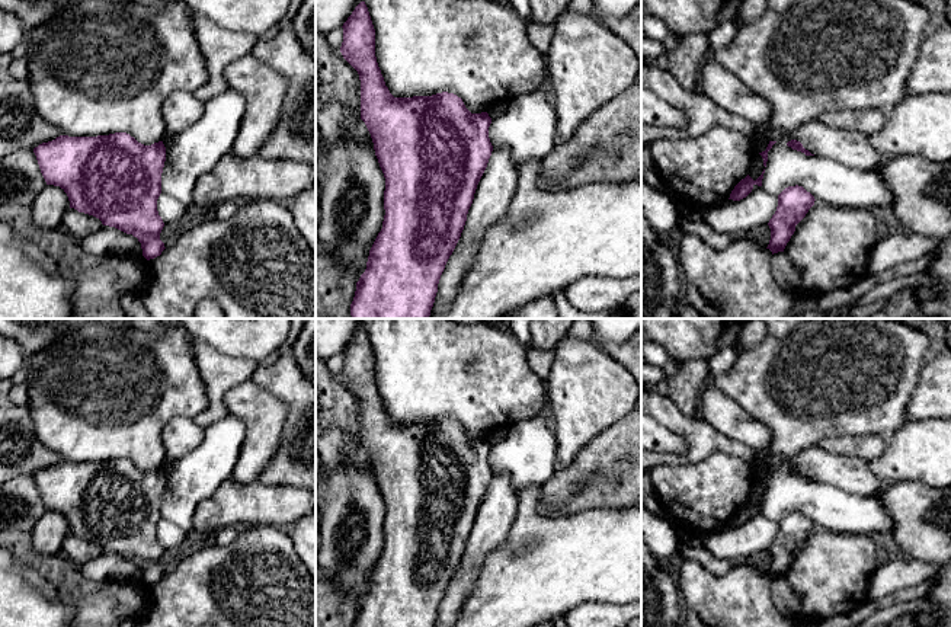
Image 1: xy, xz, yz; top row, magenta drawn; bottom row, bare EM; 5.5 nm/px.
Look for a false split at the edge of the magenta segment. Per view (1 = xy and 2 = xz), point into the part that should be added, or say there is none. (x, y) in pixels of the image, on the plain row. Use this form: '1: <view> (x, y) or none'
1: none
2: none

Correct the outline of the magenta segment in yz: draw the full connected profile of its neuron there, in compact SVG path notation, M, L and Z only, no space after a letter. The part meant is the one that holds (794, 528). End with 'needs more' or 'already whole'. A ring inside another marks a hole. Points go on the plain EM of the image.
M798 511L788 512L778 521L777 537L768 548L771 566L766 575L772 580L784 578L795 557L795 551L806 543L814 527L814 522Z | already whole

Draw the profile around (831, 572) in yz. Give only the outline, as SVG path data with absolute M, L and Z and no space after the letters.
M814 530L784 575L803 599L801 627L816 627L862 605L875 569L871 535Z

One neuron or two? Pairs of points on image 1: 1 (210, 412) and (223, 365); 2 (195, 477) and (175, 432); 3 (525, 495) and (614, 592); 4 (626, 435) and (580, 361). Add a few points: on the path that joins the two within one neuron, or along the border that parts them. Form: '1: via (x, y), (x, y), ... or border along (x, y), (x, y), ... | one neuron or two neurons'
1: via (215, 400), (218, 377) | one neuron
2: border along (204, 431), (204, 438), (176, 461) | two neurons
3: via (535, 521), (575, 560), (582, 560), (588, 566) | one neuron
4: border along (626, 415), (589, 441) | two neurons

